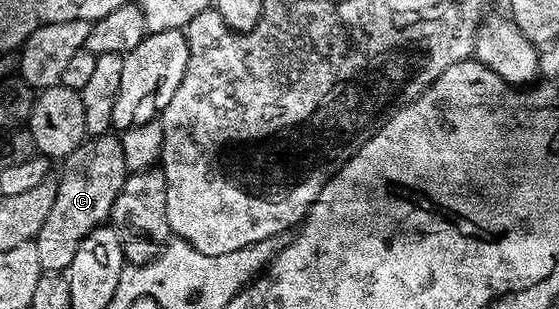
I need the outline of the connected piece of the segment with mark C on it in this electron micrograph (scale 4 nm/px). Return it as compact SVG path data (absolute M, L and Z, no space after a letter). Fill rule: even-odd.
M115 134L84 139L62 164L64 176L58 177L53 210L49 210L45 226L41 226L33 241L44 272L63 272L70 268L73 254L77 254L77 246L81 246L84 238L110 217L113 202L129 175L121 139Z

